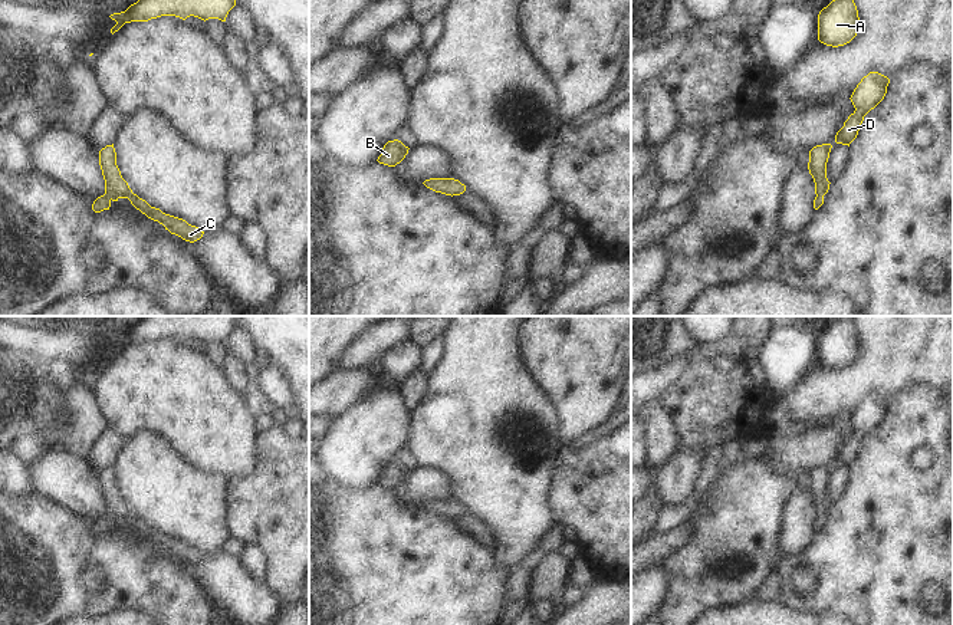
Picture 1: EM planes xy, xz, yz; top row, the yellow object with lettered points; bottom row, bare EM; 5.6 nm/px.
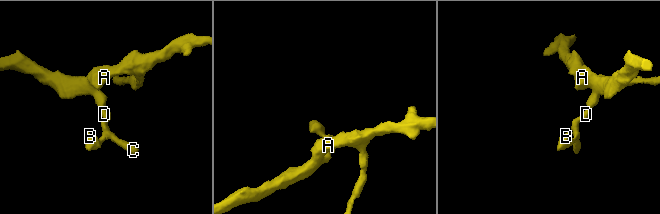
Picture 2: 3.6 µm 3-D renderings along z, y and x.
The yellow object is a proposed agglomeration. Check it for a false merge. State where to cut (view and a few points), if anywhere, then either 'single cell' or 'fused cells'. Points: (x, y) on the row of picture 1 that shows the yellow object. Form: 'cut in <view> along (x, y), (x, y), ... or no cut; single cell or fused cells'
no cut; single cell

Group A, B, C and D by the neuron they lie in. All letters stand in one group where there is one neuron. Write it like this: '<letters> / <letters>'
A B C D

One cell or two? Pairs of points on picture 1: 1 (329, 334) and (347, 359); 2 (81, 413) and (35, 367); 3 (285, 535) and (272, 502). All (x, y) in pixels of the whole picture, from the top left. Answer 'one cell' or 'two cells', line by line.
1: two cells
2: one cell
3: one cell

